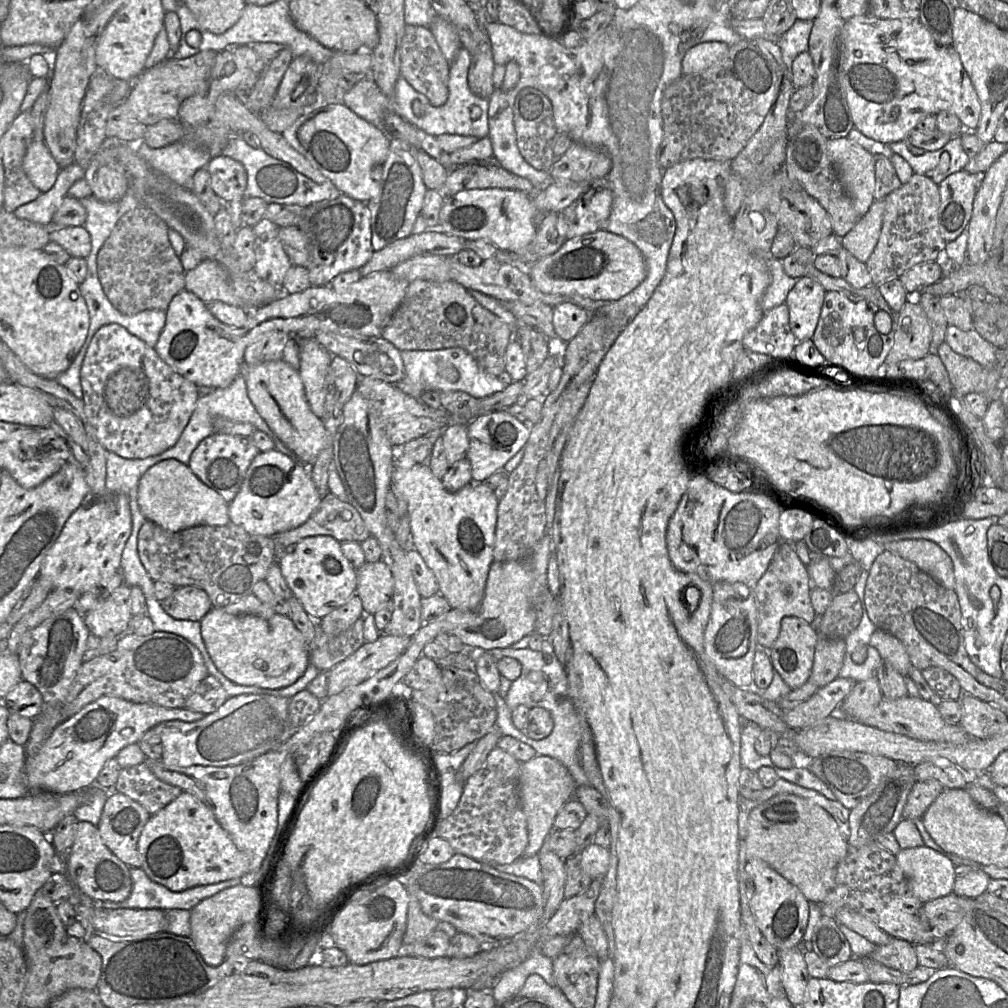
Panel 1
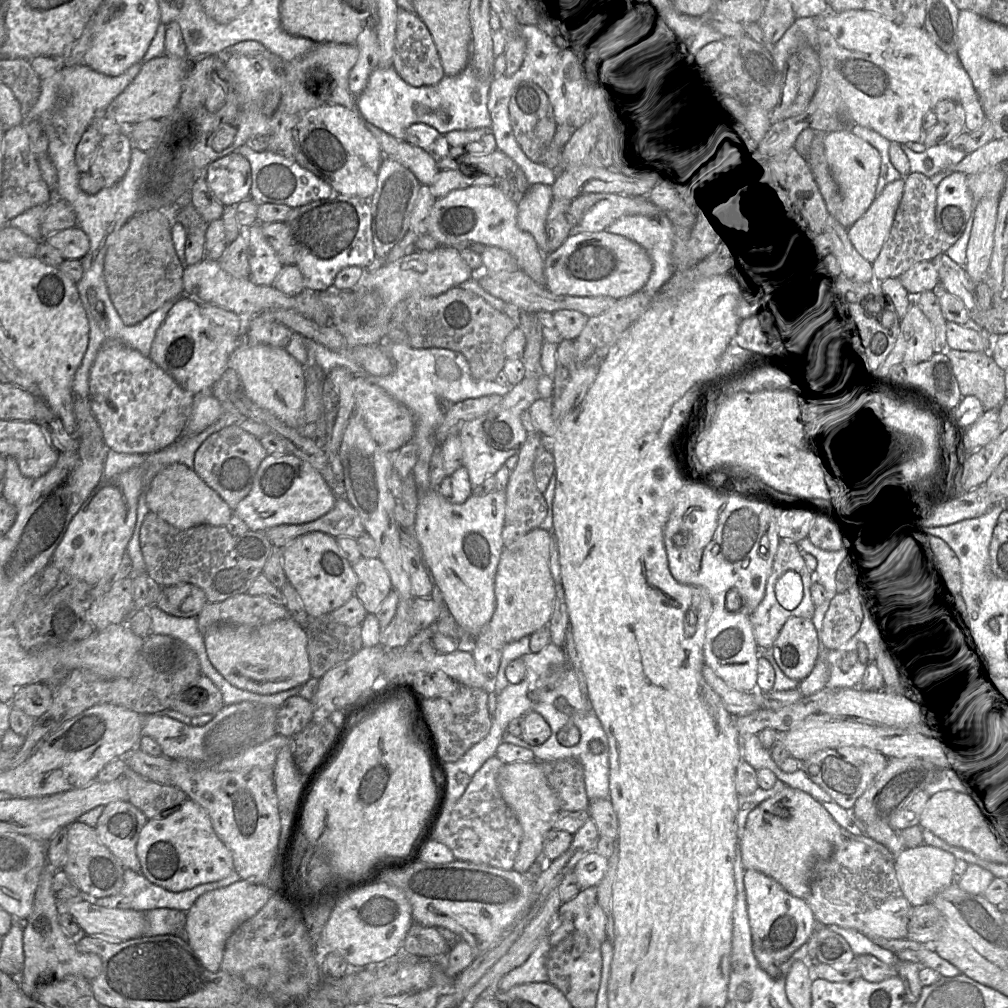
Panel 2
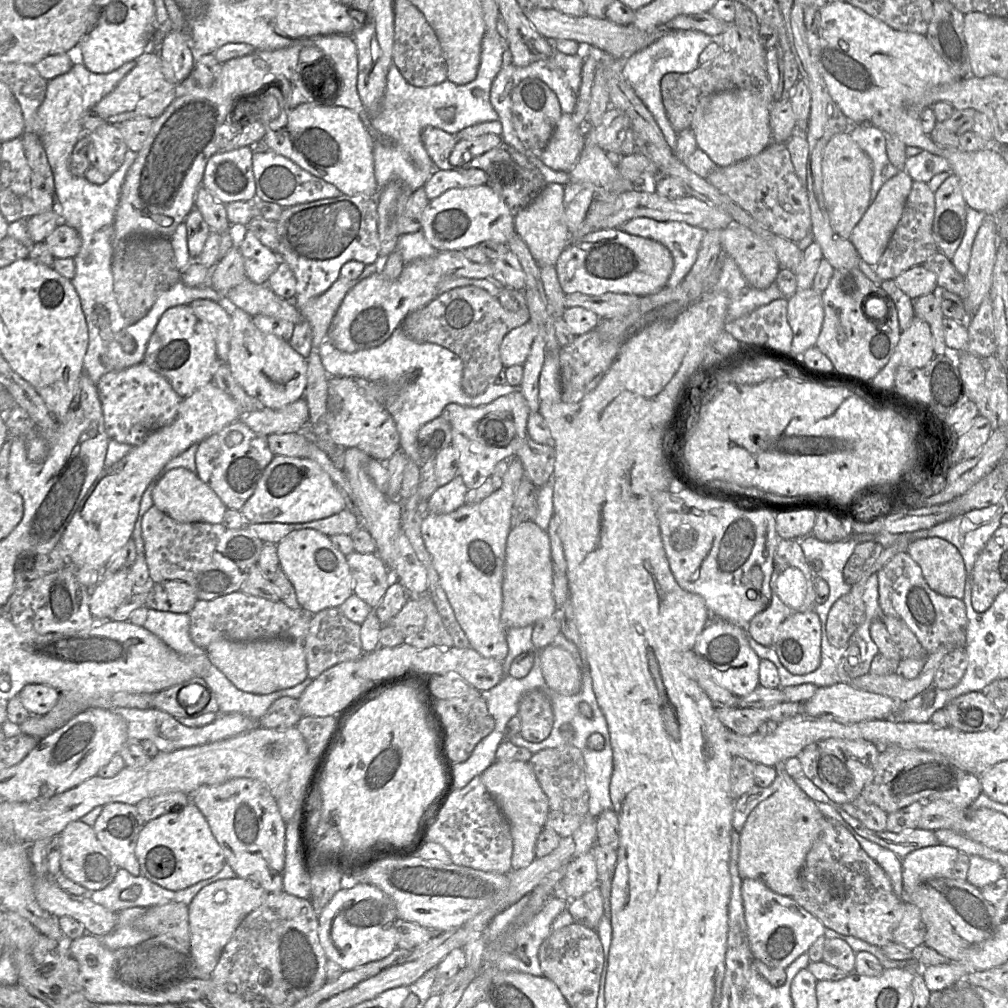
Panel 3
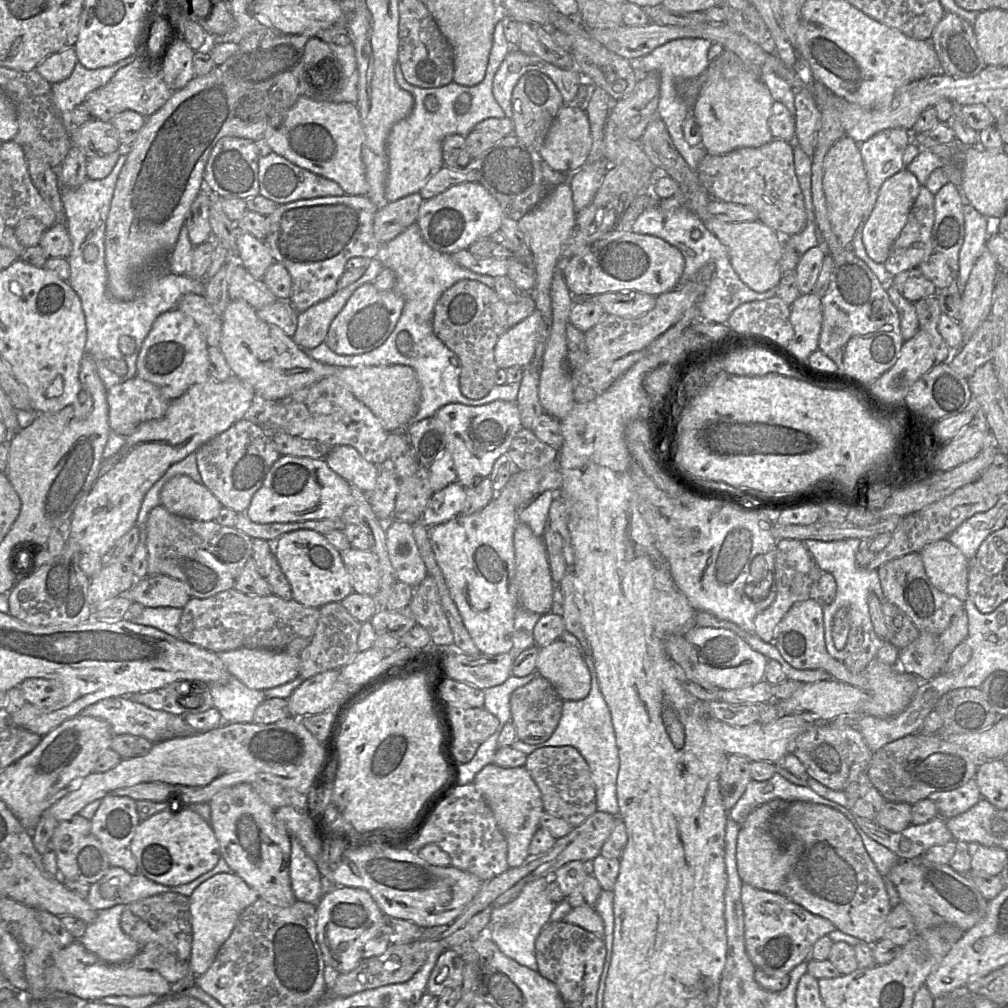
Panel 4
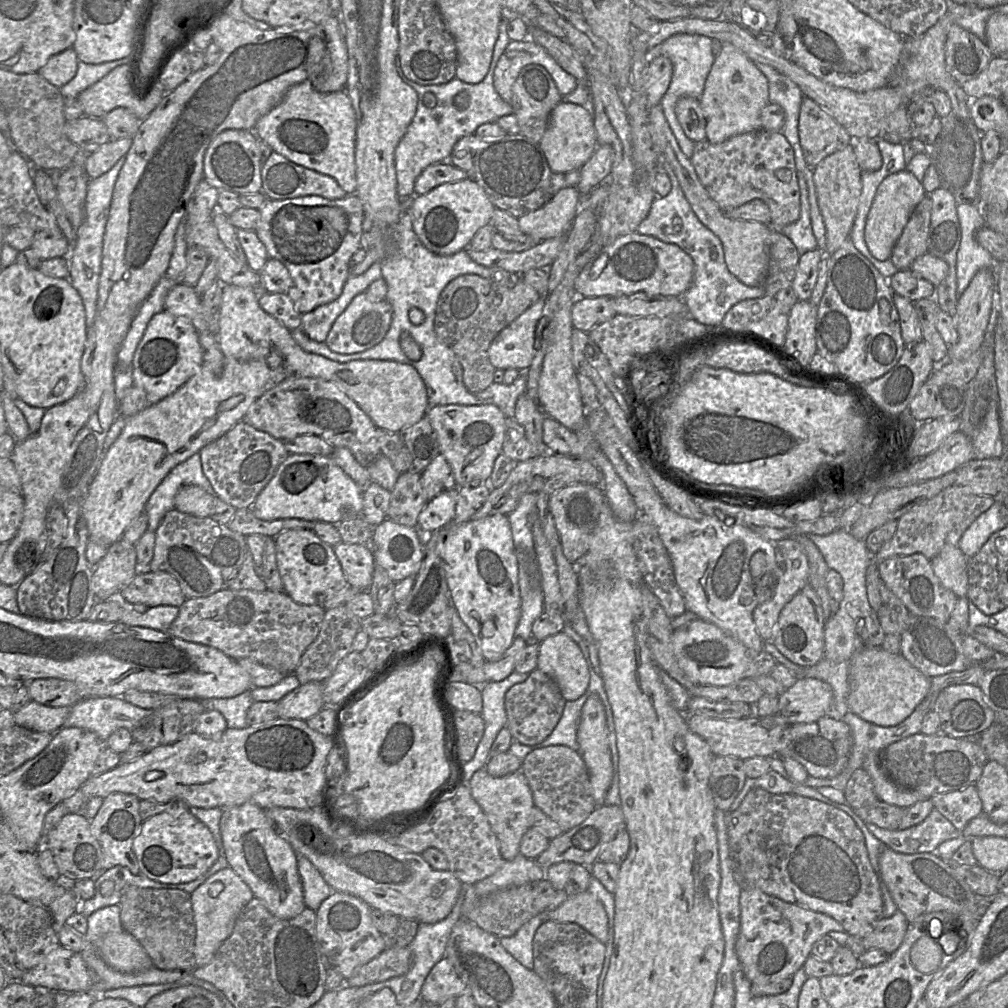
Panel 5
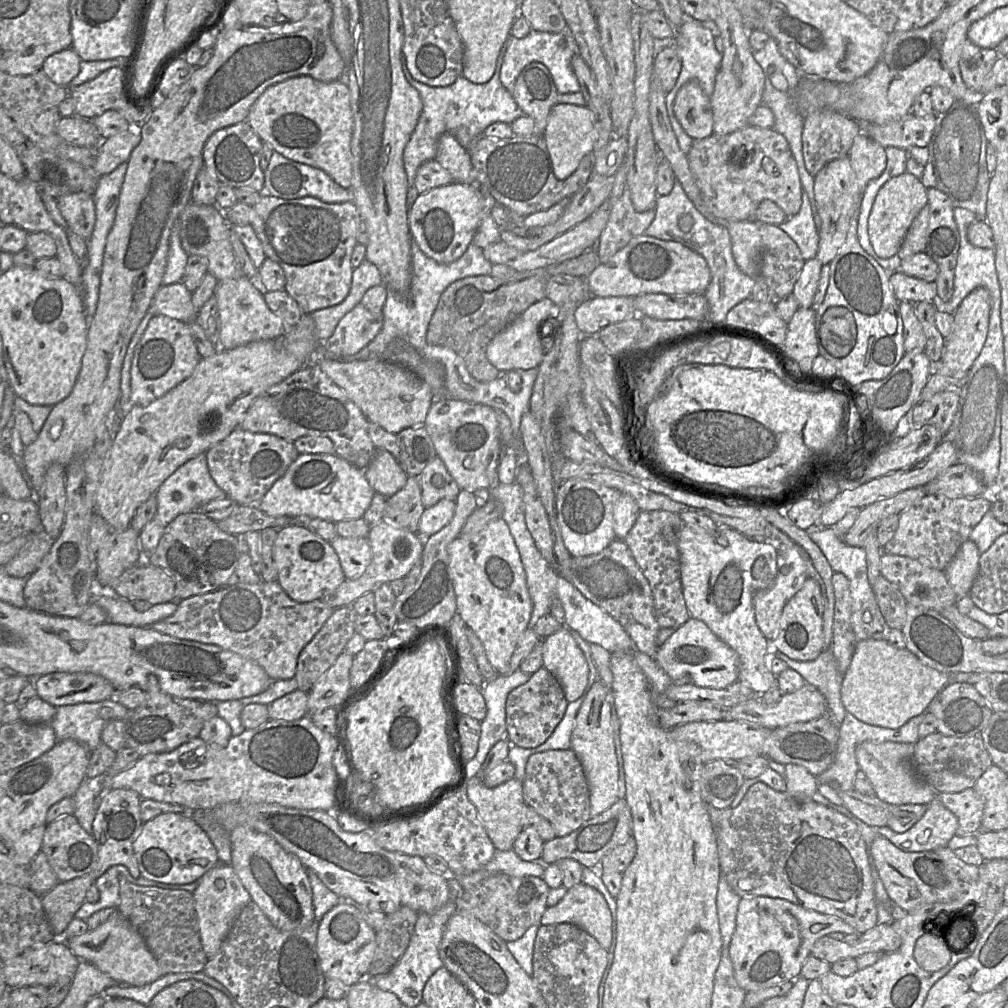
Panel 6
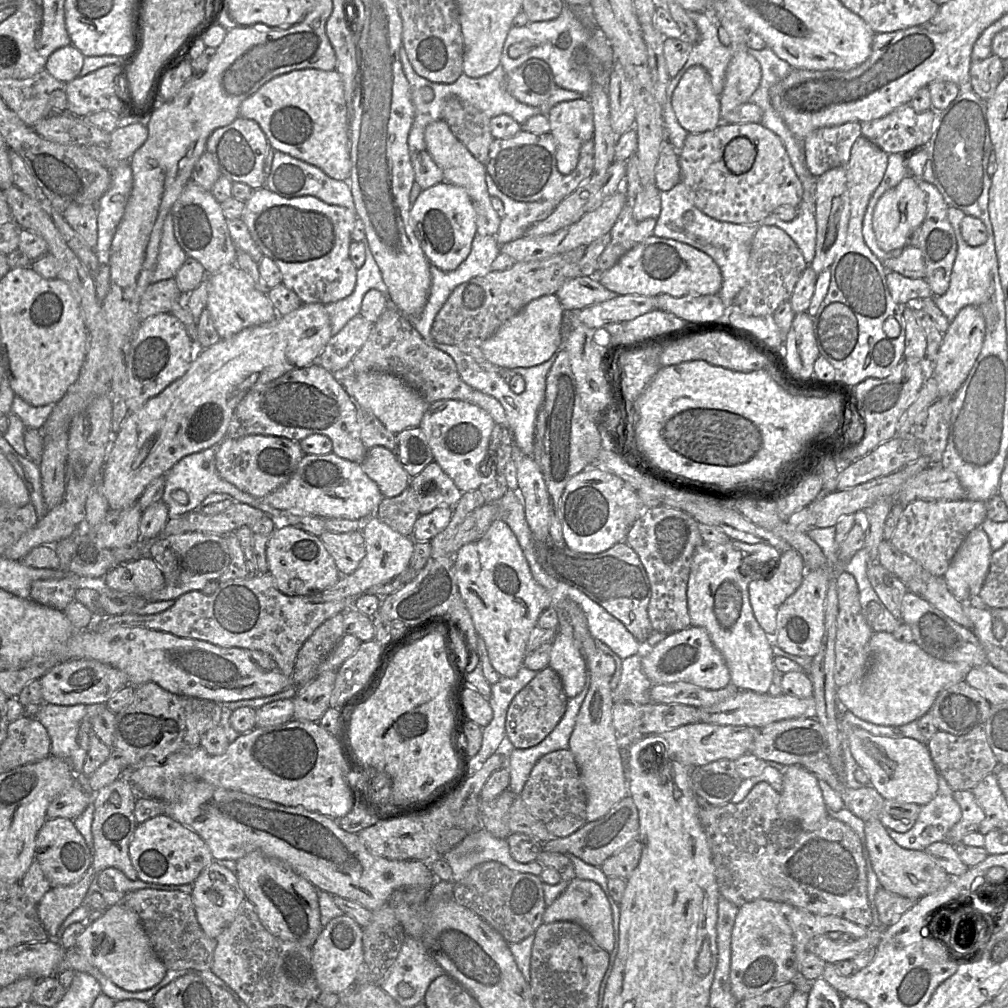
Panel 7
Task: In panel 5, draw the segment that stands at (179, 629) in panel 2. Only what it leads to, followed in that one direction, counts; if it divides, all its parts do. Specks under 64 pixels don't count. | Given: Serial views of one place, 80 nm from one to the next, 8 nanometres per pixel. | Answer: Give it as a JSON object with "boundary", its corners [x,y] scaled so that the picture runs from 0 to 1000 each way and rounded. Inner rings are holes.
{"boundary":[[[117,590],[117,597],[121,603],[118,617],[130,621],[139,621],[166,627],[170,618],[178,608],[178,602],[159,600],[147,603],[143,608],[132,605],[132,600]]]}

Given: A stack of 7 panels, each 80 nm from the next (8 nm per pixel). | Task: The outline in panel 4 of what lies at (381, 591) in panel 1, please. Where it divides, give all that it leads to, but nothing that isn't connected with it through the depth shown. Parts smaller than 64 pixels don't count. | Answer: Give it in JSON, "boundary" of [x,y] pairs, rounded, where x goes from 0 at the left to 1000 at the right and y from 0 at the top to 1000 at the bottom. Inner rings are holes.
{"boundary":[[[346,544],[337,548],[349,575],[350,586],[371,592],[377,583],[377,563],[369,547]]]}

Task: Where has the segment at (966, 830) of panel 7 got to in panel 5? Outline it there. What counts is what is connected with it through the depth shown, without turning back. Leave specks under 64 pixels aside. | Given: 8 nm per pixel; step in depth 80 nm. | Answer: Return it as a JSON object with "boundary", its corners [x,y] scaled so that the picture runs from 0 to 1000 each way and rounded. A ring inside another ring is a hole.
{"boundary":[[[967,778],[954,784],[929,788],[922,793],[926,802],[939,812],[951,825],[962,813],[975,806]]]}

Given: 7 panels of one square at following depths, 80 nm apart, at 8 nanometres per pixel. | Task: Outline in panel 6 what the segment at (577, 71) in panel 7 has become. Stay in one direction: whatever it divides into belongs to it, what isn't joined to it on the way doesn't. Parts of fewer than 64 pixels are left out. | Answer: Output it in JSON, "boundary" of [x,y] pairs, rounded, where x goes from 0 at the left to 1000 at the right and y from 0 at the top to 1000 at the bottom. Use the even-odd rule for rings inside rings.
{"boundary":[[[563,25],[555,33],[527,30],[520,38],[511,38],[506,35],[505,45],[497,64],[496,80],[508,93],[511,80],[518,68],[528,62],[535,62],[545,69],[555,93],[572,92],[575,90],[575,84],[565,63],[567,57],[572,54],[574,54],[573,45]]]}

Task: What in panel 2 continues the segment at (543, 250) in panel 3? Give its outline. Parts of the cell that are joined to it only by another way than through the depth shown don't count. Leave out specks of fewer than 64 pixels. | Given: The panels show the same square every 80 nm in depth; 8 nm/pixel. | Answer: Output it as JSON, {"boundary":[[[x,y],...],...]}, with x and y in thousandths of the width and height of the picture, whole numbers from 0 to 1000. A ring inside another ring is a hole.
{"boundary":[[[529,183],[514,200],[514,223],[526,231],[536,246],[544,251],[542,218],[549,201],[548,185]]]}

